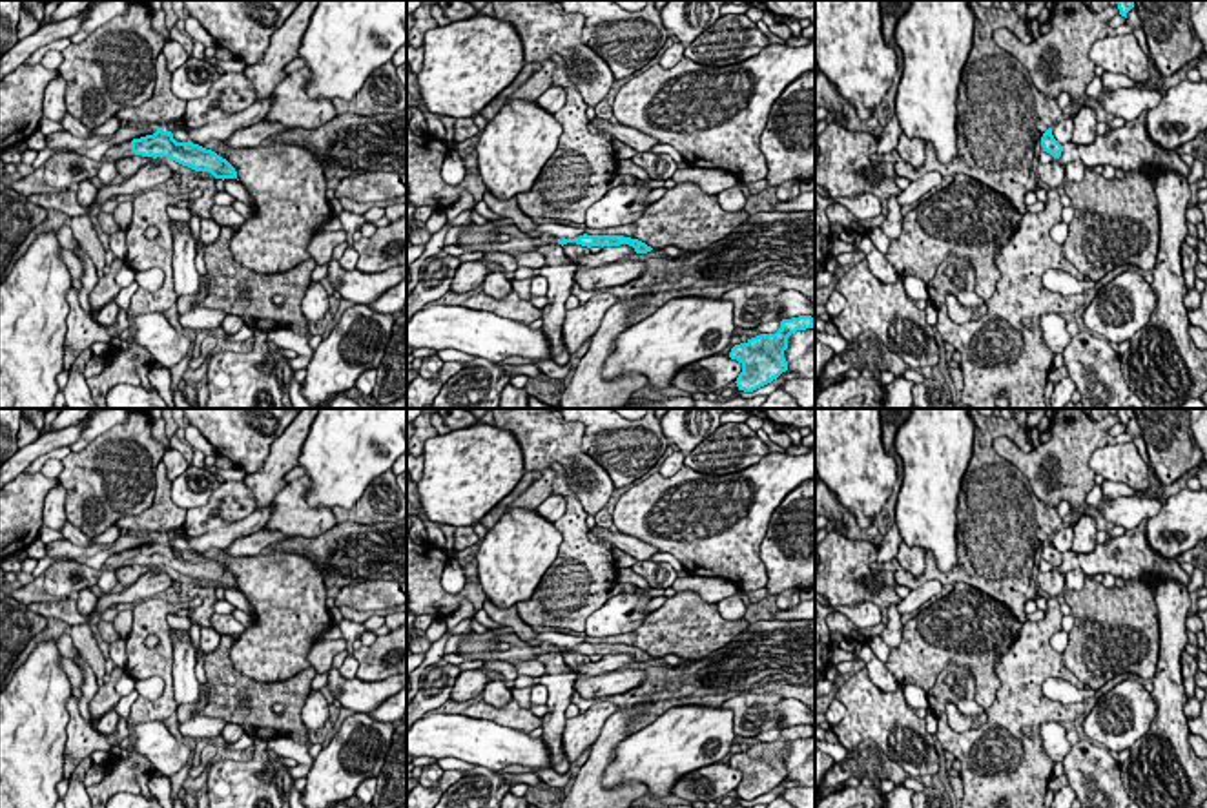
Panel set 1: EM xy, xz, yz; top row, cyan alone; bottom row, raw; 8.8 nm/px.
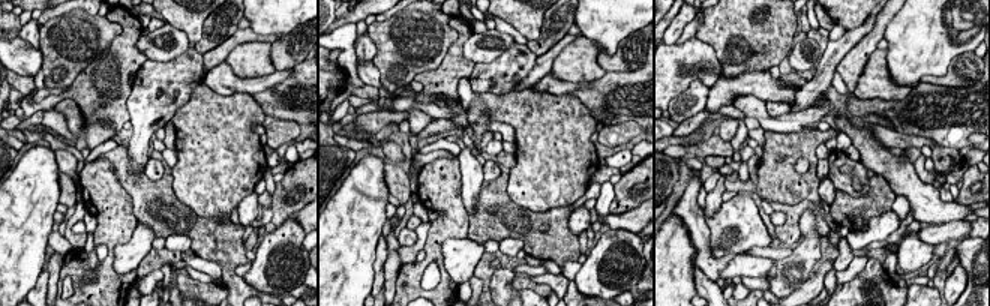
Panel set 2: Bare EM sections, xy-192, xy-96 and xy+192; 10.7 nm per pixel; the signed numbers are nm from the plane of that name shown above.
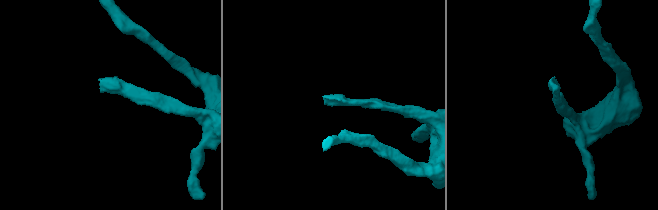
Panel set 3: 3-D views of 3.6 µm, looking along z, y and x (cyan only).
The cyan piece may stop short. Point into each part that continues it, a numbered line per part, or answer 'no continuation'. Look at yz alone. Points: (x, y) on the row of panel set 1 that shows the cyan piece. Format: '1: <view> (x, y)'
no continuation

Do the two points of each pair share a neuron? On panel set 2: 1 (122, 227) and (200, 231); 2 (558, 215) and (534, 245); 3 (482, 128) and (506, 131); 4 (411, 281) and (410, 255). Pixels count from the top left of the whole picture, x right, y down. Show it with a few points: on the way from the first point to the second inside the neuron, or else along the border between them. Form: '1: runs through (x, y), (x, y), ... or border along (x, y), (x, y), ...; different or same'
1: border along (125, 189), (131, 197), (132, 213), (138, 222); different
2: runs through (558, 224), (543, 242); same
3: border along (492, 122), (488, 131); different
4: border along (414, 260), (402, 264); different

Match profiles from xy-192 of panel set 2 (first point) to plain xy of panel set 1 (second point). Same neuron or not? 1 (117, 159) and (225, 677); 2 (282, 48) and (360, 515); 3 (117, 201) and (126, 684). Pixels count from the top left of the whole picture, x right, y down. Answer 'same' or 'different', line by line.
1: same
2: same
3: different

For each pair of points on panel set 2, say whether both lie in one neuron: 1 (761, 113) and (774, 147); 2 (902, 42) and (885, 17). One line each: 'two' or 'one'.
1: two
2: two

